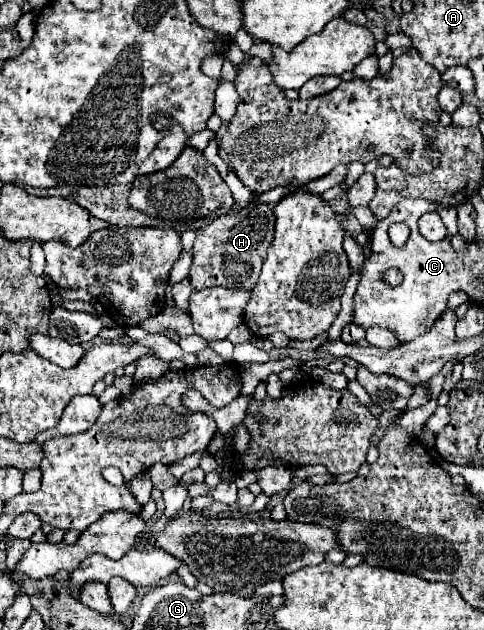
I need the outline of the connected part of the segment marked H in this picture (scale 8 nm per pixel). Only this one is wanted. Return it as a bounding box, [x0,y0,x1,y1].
[188,204,274,292]

